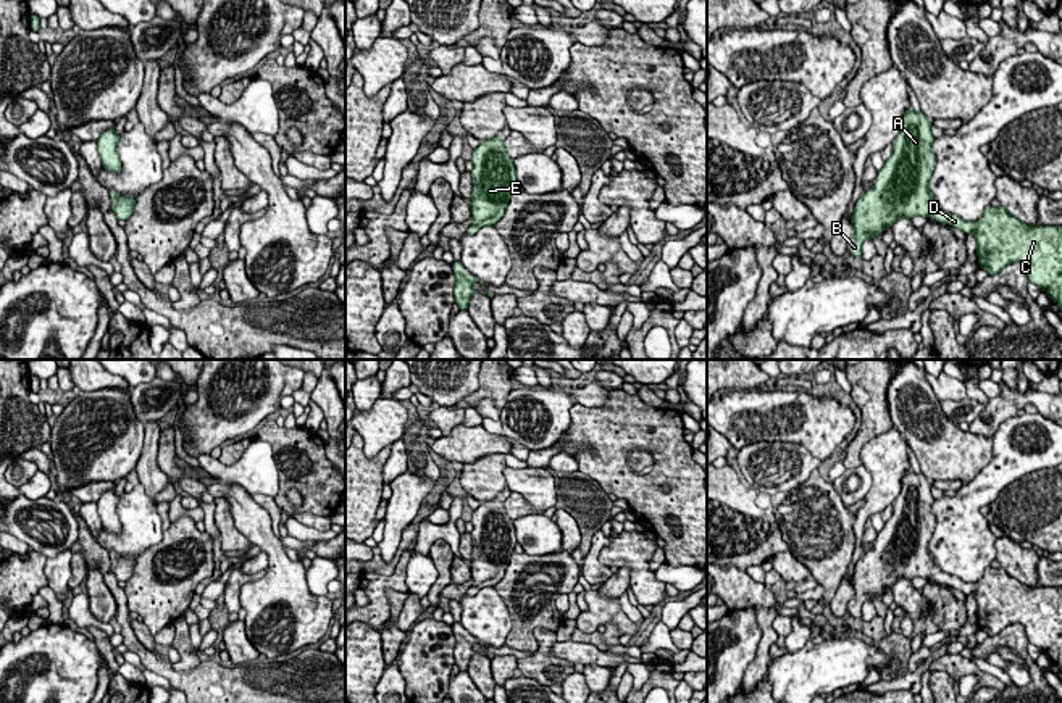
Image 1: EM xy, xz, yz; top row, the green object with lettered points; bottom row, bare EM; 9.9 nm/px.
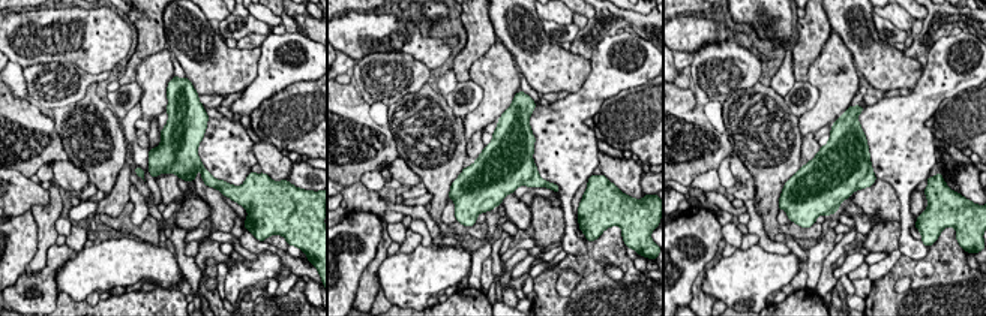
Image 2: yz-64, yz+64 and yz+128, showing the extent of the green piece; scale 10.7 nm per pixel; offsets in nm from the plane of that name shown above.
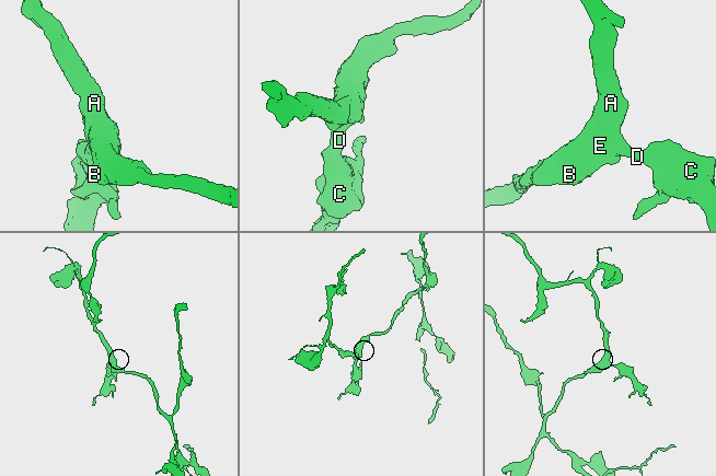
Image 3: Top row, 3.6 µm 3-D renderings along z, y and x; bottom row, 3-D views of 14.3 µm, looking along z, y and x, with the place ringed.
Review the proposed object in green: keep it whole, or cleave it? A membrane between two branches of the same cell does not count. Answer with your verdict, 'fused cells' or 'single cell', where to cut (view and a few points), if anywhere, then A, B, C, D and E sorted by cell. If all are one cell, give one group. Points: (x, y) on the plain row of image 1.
single cell | no cut | A B C D E

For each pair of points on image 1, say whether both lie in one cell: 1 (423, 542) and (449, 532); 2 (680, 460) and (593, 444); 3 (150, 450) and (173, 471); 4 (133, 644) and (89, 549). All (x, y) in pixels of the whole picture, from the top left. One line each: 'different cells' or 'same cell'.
1: same cell
2: same cell
3: different cells
4: same cell

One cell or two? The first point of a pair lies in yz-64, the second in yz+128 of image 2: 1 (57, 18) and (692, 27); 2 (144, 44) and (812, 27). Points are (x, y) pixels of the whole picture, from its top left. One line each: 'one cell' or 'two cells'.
1: one cell
2: one cell

